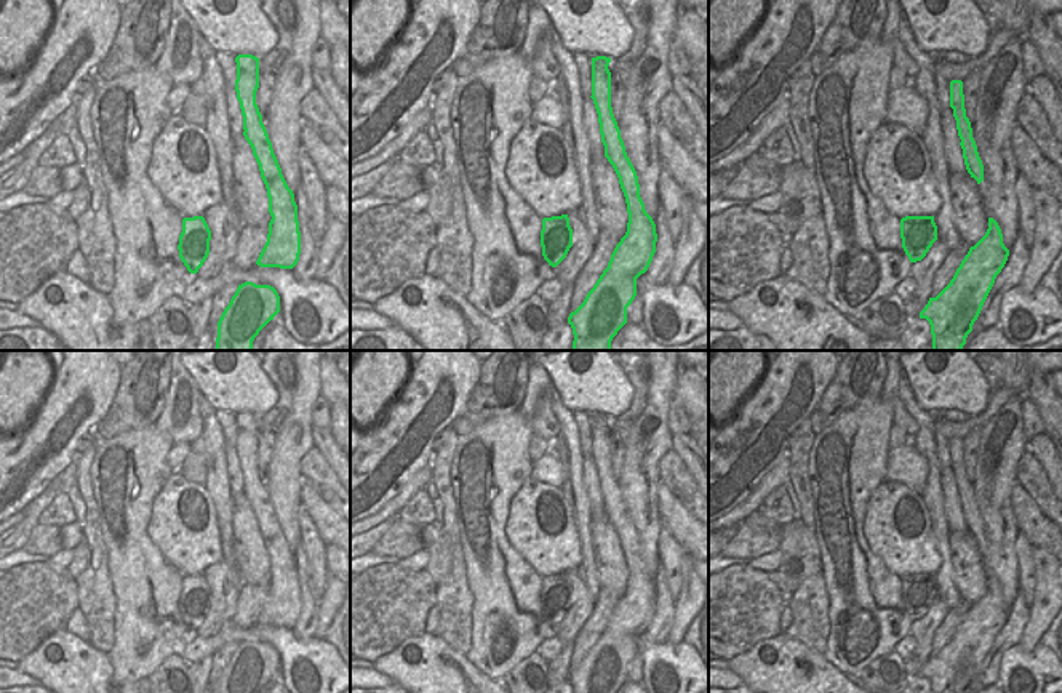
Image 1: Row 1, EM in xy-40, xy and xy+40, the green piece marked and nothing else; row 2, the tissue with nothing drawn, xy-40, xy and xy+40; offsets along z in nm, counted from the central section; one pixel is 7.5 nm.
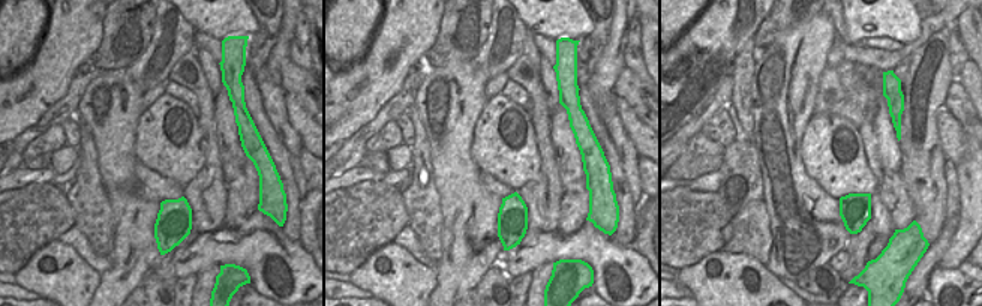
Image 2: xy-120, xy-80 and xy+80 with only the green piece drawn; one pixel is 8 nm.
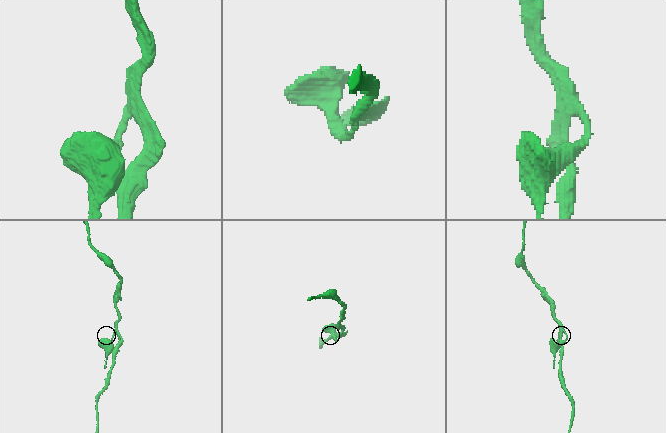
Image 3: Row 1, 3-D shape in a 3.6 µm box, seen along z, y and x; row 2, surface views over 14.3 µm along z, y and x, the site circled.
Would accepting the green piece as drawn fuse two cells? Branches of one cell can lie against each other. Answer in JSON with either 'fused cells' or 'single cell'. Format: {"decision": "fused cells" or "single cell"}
{"decision": "fused cells"}

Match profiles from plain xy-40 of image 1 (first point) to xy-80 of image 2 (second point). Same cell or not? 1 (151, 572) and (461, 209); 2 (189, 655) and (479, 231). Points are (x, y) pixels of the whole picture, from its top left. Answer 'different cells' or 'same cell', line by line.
1: same cell
2: different cells

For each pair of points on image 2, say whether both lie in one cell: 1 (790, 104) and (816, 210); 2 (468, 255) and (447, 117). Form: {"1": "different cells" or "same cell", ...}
{"1": "same cell", "2": "same cell"}

